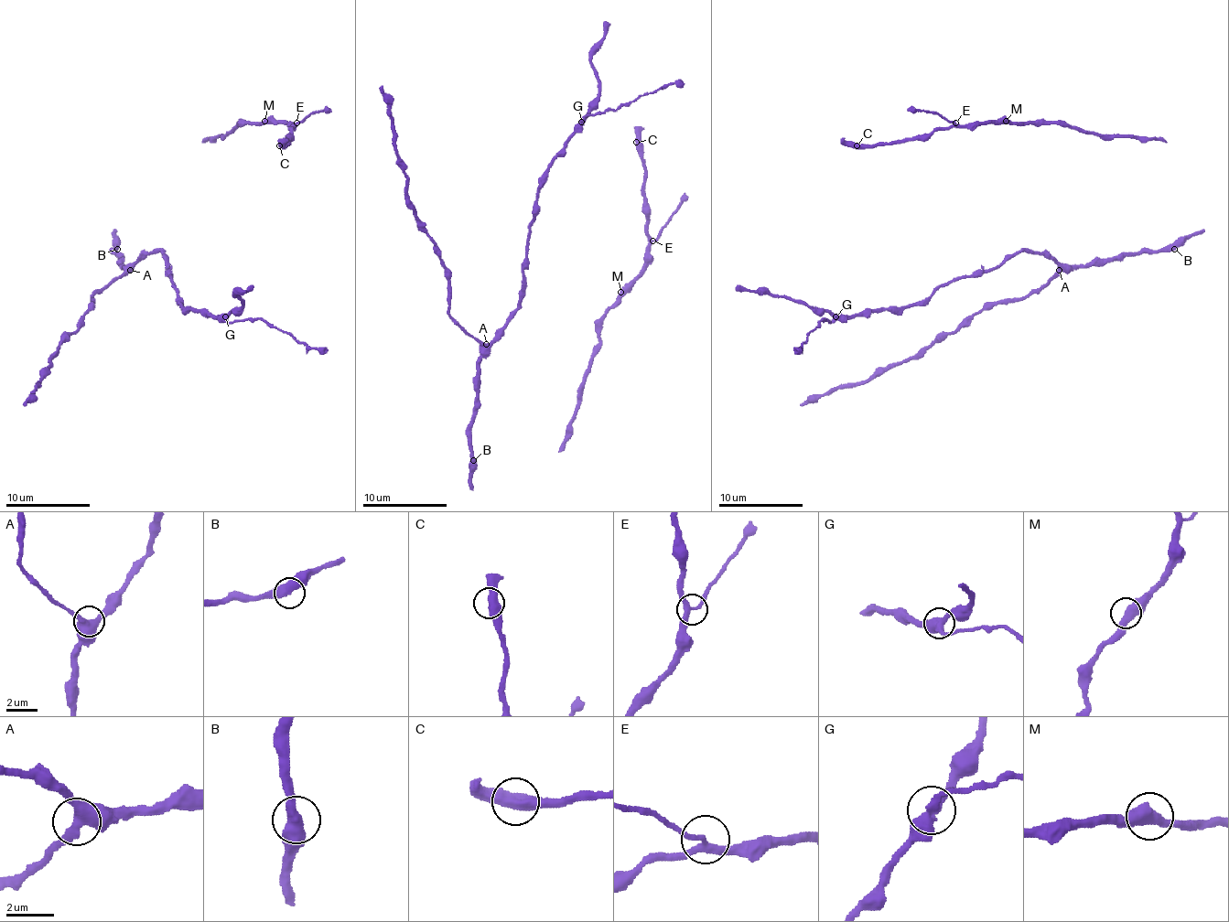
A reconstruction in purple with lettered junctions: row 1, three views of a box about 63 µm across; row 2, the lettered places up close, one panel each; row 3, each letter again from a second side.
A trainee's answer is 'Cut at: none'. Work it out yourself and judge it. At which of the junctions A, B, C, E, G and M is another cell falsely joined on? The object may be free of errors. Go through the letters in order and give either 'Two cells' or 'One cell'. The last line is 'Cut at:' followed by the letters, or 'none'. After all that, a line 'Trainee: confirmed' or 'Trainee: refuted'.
A: One cell
B: One cell
C: One cell
E: One cell
G: Two cells
M: One cell
Cut at: G
Trainee: refuted

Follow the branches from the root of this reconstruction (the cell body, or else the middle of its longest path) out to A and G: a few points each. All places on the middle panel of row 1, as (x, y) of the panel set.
A: (471, 455), (476, 376), (479, 369), (479, 355), (486, 344)
G: (471, 455), (479, 355), (518, 306), (524, 283), (528, 224), (534, 213), (543, 174), (581, 121)

